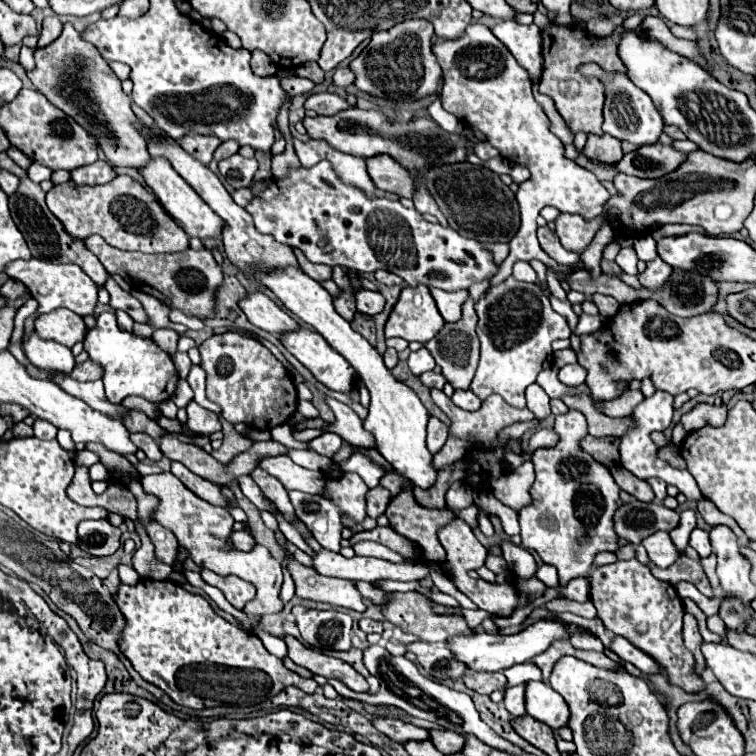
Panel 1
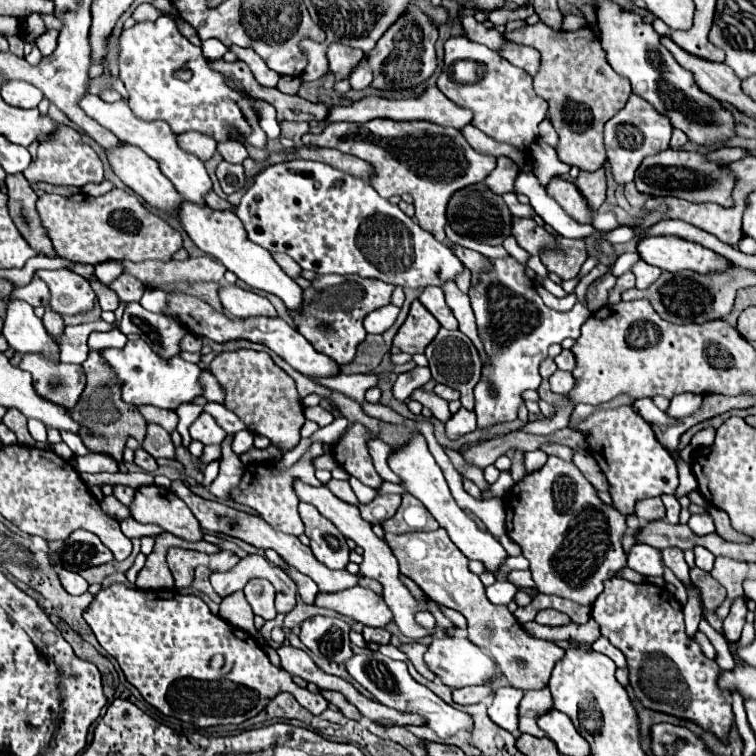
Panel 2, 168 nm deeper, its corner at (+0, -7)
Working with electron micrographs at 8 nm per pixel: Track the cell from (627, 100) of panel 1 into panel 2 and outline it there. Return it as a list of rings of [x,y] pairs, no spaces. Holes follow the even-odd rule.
[[[630,95],[626,107],[614,115],[604,127],[604,147],[606,147],[606,167],[612,173],[618,185],[626,185],[634,181],[634,173],[644,157],[654,155],[658,151],[668,149],[672,125],[670,119],[658,113],[646,99],[638,95]]]

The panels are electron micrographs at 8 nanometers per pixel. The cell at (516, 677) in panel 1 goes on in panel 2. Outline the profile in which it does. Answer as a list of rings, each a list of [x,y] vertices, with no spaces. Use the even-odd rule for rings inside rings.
[[[498,687],[494,693],[494,701],[488,707],[488,717],[492,723],[510,731],[514,737],[520,735],[518,731],[518,703],[522,699],[522,689],[514,687]]]

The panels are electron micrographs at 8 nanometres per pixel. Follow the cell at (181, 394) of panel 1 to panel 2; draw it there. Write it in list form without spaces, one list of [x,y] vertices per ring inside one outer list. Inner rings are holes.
[[[188,403],[186,407],[180,407],[178,409],[178,417],[180,417],[180,423],[178,423],[178,427],[176,427],[176,431],[180,433],[180,437],[182,437],[182,445],[188,449],[188,445],[190,445],[190,435],[188,435],[188,427],[190,427],[190,423],[192,421],[196,421],[198,419],[198,415],[202,413],[202,405],[198,405],[198,403]]]

